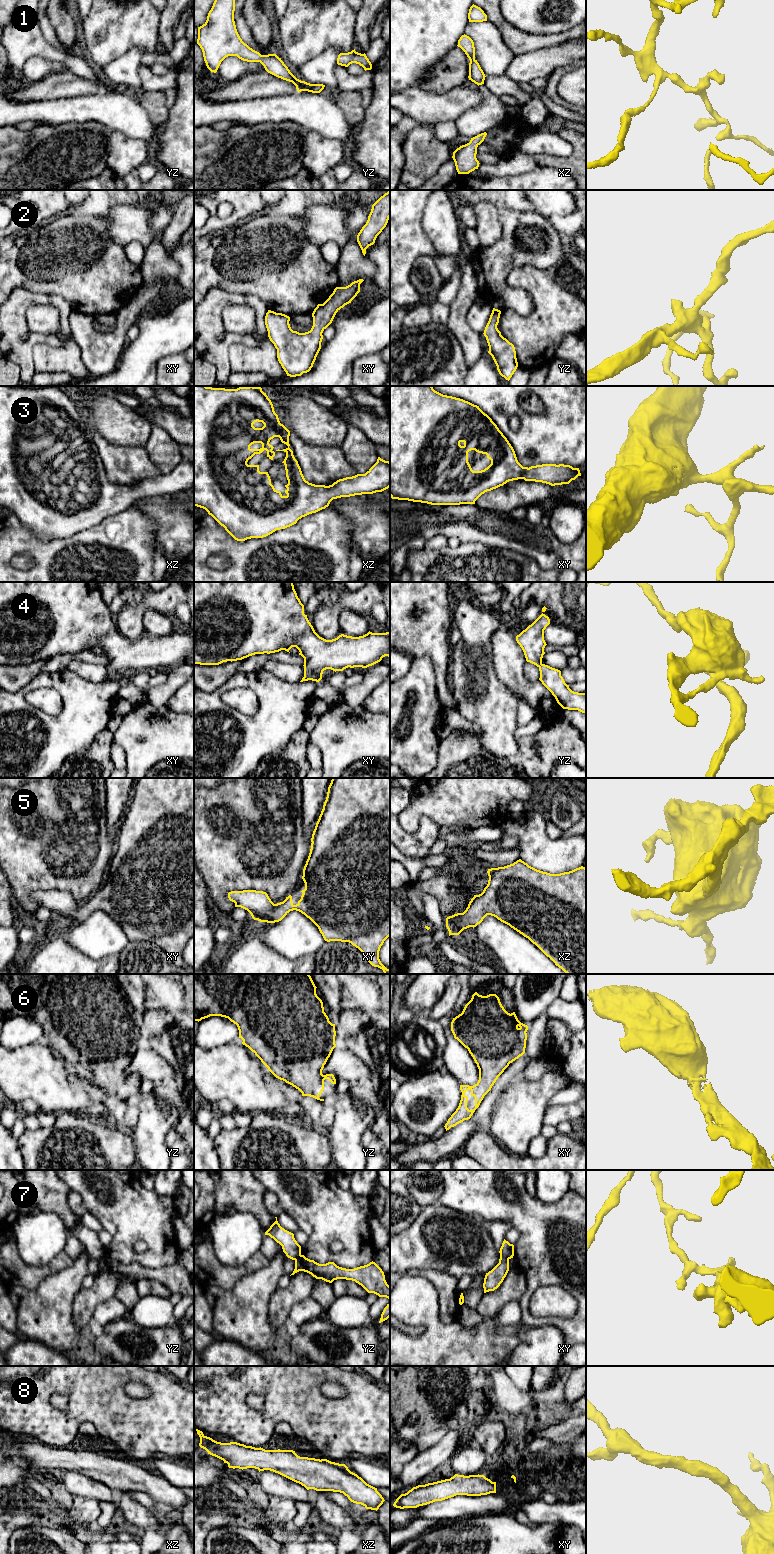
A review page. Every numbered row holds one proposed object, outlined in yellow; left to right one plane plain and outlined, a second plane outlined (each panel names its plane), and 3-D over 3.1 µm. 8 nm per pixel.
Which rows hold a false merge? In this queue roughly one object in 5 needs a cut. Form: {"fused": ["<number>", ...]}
{"fused": ["7"]}

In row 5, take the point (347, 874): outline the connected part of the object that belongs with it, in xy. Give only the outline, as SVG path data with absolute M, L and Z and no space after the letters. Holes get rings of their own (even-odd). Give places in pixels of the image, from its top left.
M332 778L323 809L312 834L311 842L310 853L302 876L305 889L301 891L303 894L296 905L293 904L291 895L286 897L283 902L274 904L266 892L256 890L231 891L228 893L229 900L235 903L235 907L247 910L254 920L260 922L279 922L290 911L299 911L318 927L325 941L351 943L362 952L372 966L382 969L384 974L390 974L390 969L387 969L379 959L380 948L390 936L390 778Z

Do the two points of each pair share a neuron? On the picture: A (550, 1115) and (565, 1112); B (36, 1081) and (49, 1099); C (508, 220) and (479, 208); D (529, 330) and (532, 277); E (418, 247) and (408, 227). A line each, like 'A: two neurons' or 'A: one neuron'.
A: one neuron
B: one neuron
C: two neurons
D: one neuron
E: one neuron

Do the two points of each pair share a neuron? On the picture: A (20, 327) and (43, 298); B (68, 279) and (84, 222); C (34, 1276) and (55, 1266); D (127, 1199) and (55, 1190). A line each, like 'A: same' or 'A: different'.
A: same
B: same
C: same
D: different

